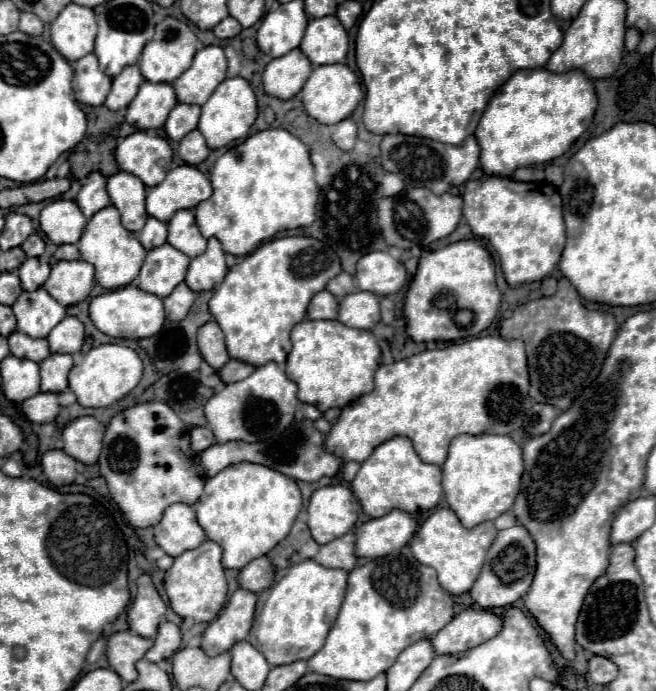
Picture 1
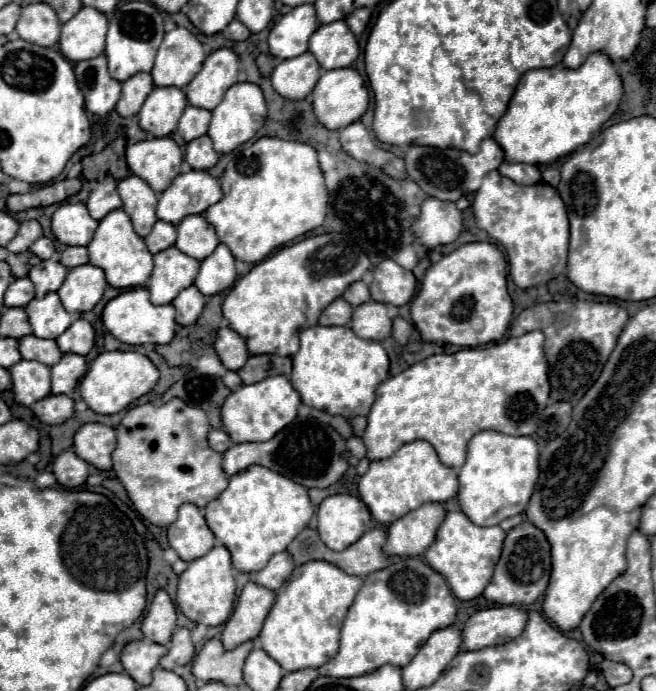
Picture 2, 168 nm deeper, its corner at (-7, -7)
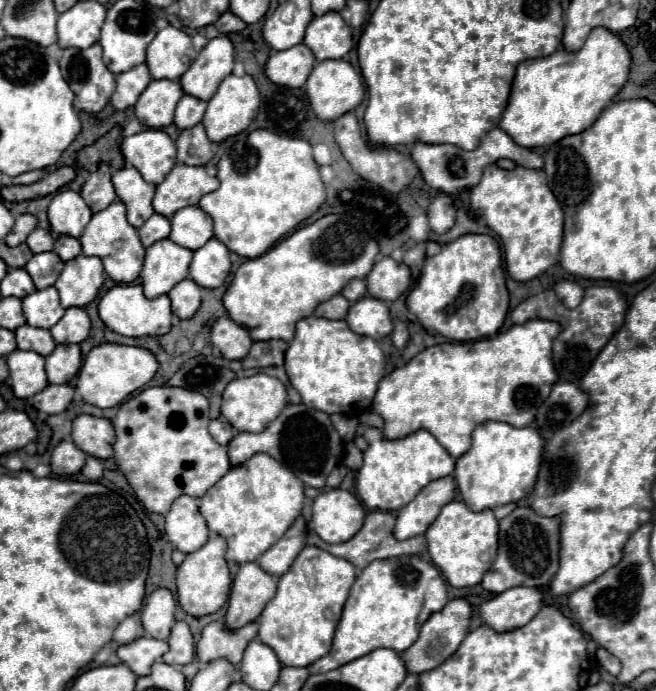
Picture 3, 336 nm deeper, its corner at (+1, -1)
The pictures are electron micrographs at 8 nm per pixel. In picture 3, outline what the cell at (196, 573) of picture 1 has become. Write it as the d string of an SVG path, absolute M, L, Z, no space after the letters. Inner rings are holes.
M212 535L204 547L194 553L188 553L184 563L176 571L176 585L178 585L178 603L180 607L194 617L204 617L222 609L230 595L230 569L224 559L226 541L220 535Z

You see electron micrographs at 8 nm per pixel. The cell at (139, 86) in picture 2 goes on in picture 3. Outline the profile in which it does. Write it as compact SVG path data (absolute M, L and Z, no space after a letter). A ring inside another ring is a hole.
M144 63L142 65L136 65L134 69L130 69L126 73L116 75L118 87L116 87L110 103L118 111L124 111L124 109L132 107L138 101L140 93L148 87L150 81L152 81L152 75L150 75L150 71L148 71L148 67Z

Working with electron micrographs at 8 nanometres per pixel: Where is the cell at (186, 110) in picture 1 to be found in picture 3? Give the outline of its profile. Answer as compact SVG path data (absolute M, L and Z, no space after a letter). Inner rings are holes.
M184 95L176 107L176 117L174 117L176 127L182 131L182 129L190 129L190 127L198 125L204 117L206 105L208 105L206 101L200 101L192 95Z

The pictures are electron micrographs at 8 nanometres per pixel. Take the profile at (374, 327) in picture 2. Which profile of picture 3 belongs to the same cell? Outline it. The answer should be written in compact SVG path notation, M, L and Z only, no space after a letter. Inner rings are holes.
M362 297L360 301L354 301L346 315L348 327L358 333L372 339L382 339L392 333L392 319L388 313L388 307L384 301L374 297Z

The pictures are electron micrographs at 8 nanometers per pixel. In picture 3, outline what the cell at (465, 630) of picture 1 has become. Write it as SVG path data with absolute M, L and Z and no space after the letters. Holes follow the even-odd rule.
M512 587L480 607L480 619L494 631L524 627L542 609L542 591Z

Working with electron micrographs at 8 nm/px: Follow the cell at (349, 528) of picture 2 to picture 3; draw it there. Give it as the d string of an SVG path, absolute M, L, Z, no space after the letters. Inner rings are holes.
M326 489L312 505L314 531L326 543L344 543L352 539L364 523L362 503L344 489Z

